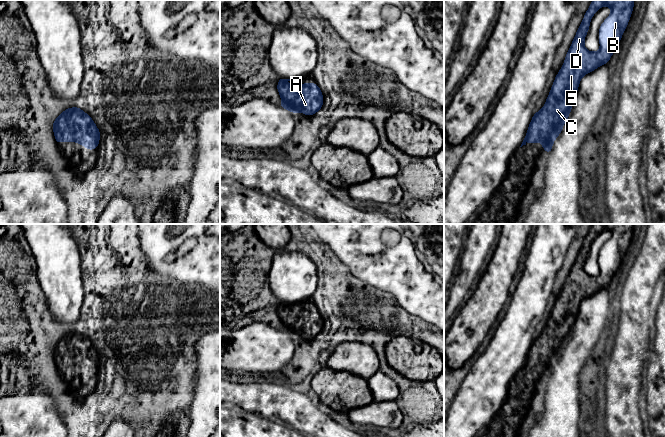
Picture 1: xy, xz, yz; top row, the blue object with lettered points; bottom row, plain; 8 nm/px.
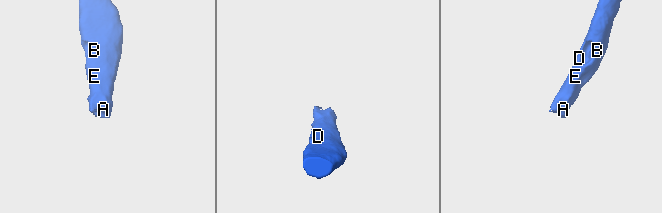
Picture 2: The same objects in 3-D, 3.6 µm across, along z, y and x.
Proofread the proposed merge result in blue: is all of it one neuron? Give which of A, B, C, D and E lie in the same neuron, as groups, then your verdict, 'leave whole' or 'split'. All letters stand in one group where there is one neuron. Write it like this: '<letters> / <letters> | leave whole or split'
A B C D E | leave whole

